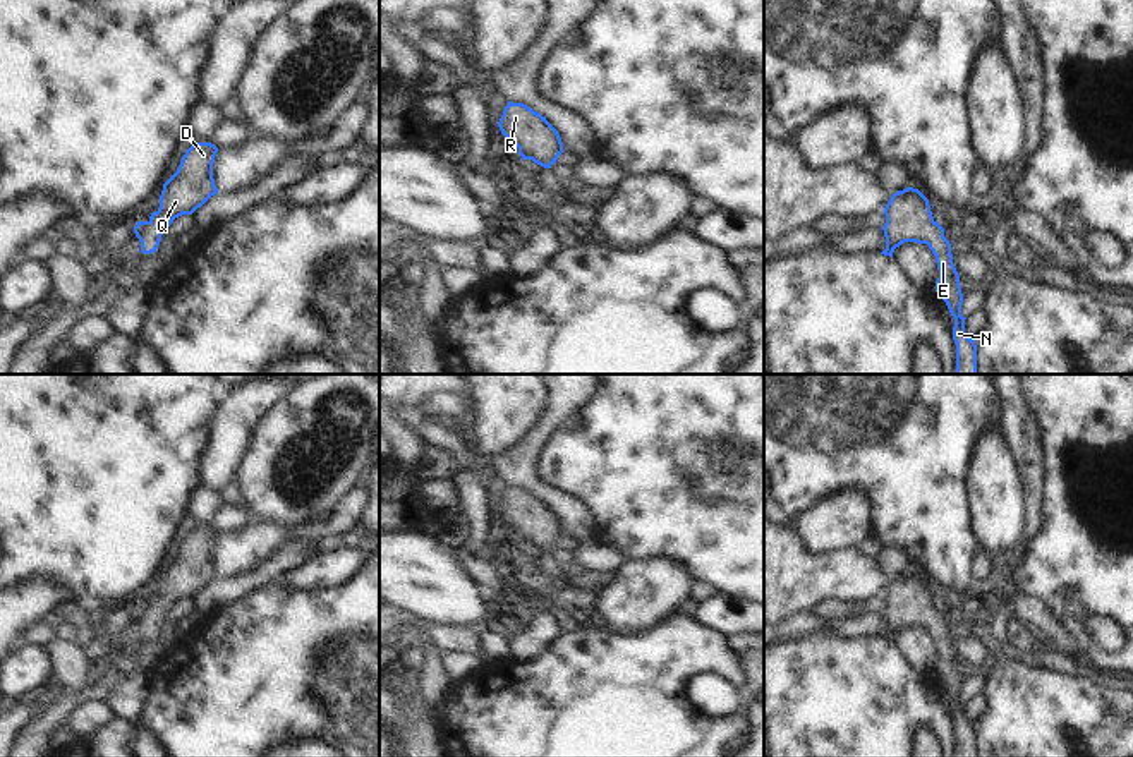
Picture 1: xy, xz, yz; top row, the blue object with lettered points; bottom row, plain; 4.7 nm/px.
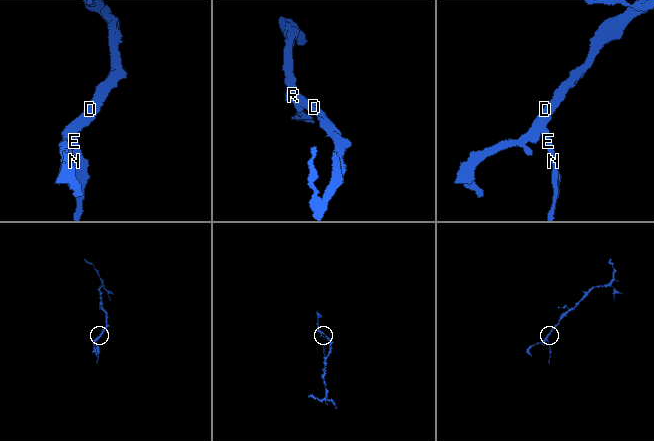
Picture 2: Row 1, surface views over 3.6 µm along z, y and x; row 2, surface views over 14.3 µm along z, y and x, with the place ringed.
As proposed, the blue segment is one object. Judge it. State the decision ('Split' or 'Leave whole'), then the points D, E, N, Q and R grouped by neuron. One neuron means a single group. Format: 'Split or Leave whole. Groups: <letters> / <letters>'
Leave whole. Groups: D E N Q R.

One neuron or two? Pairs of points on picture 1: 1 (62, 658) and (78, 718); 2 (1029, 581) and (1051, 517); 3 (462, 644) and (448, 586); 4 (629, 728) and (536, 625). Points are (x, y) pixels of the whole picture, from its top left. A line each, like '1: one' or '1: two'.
1: two
2: one
3: two
4: two

